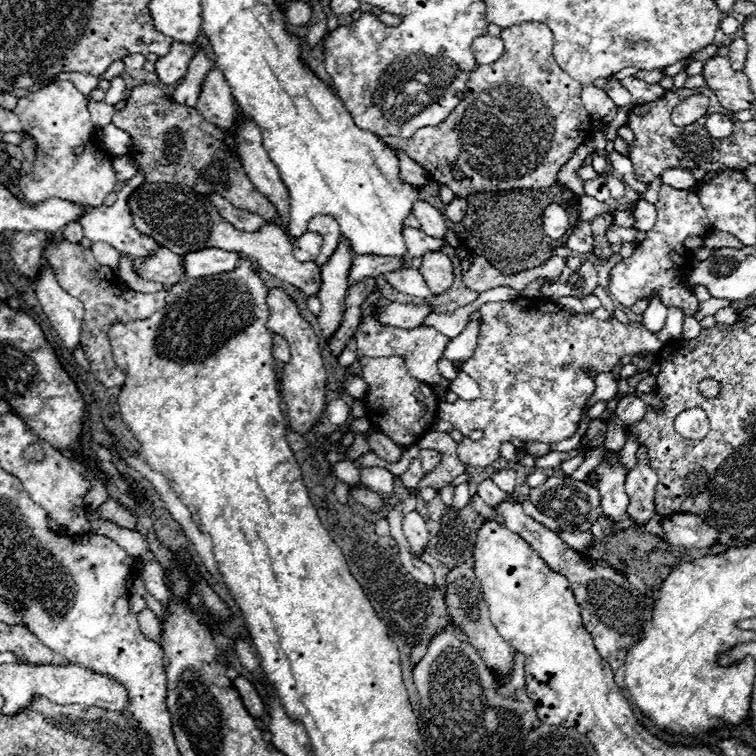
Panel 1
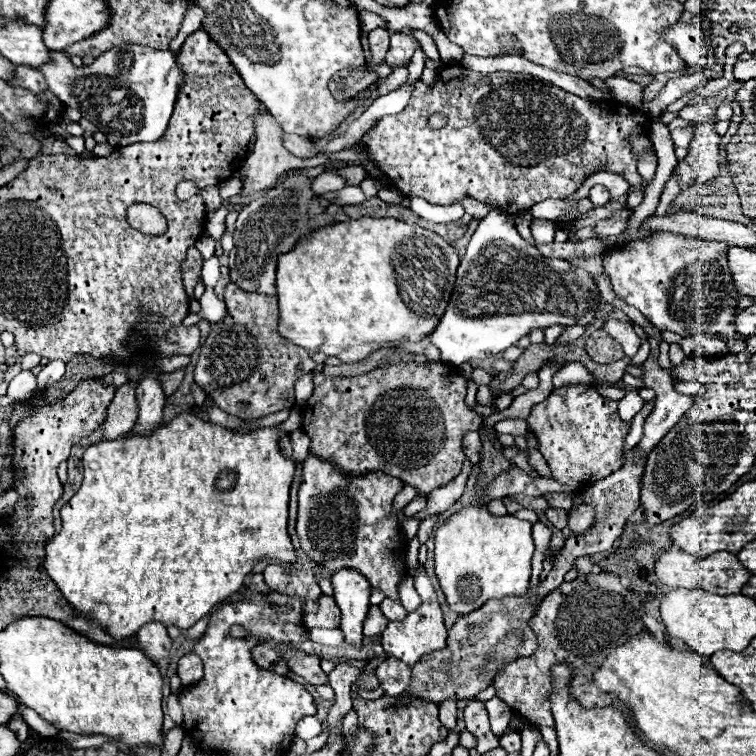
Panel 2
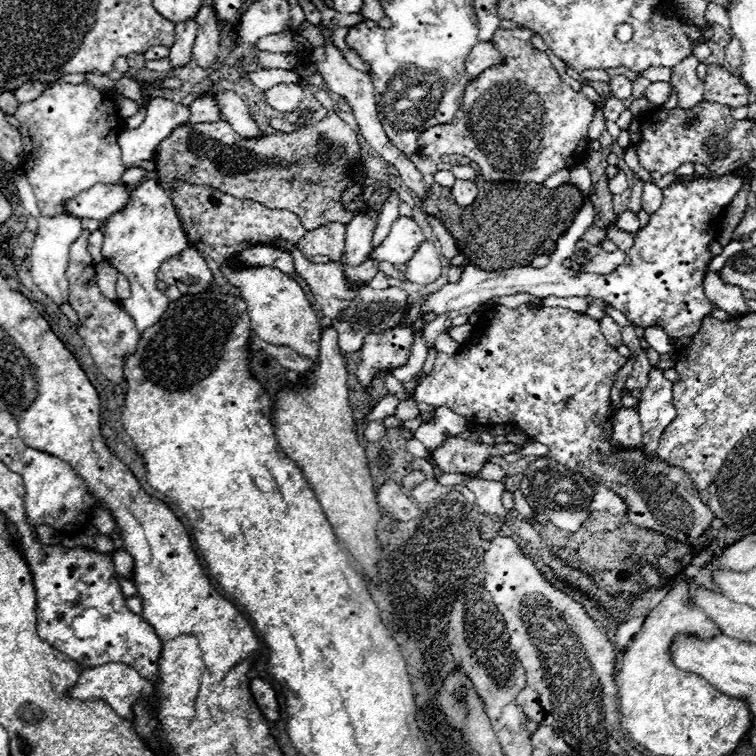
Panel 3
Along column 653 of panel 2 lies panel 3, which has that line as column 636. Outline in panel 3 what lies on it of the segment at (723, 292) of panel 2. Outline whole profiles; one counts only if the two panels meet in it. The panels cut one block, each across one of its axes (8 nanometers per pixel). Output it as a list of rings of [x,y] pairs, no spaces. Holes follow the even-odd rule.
[[[732,174],[714,180],[698,176],[688,184],[674,182],[666,186],[662,192],[660,210],[656,210],[650,216],[648,224],[640,232],[636,232],[634,246],[626,252],[626,262],[612,274],[576,274],[574,270],[562,266],[562,260],[568,258],[568,250],[574,250],[574,244],[580,240],[580,236],[594,224],[594,206],[586,198],[568,232],[556,242],[550,264],[546,264],[544,268],[516,266],[500,272],[486,272],[474,264],[468,264],[458,282],[450,282],[438,292],[426,296],[420,306],[420,316],[430,312],[436,316],[458,312],[462,308],[478,306],[488,298],[510,296],[516,292],[526,292],[538,298],[592,296],[624,312],[632,324],[646,328],[648,324],[660,322],[672,340],[678,340],[682,336],[692,338],[700,330],[702,318],[708,316],[714,306],[704,296],[702,288],[706,266],[712,260],[708,246],[716,238],[716,228],[720,228],[724,208],[732,202],[742,186],[742,178]]]

